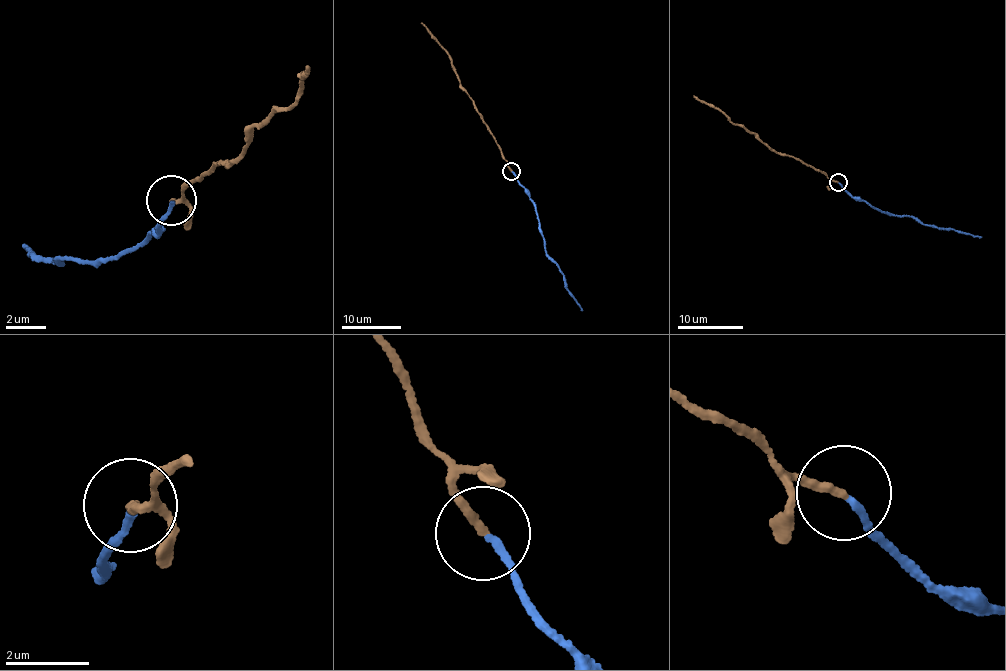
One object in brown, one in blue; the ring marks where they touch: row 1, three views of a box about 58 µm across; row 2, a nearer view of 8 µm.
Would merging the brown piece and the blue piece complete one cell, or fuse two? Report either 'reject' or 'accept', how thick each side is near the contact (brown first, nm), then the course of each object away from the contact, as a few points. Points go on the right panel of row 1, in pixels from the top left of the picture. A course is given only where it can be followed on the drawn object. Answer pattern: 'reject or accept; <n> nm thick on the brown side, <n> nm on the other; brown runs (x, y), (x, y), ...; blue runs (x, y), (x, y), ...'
accept; 200 nm thick on the brown side, 160 nm on the other; brown runs (838, 182), (799, 160), (776, 153), (756, 135), (693, 95); blue runs (838, 183), (876, 208), (911, 216), (924, 224), (982, 237)

